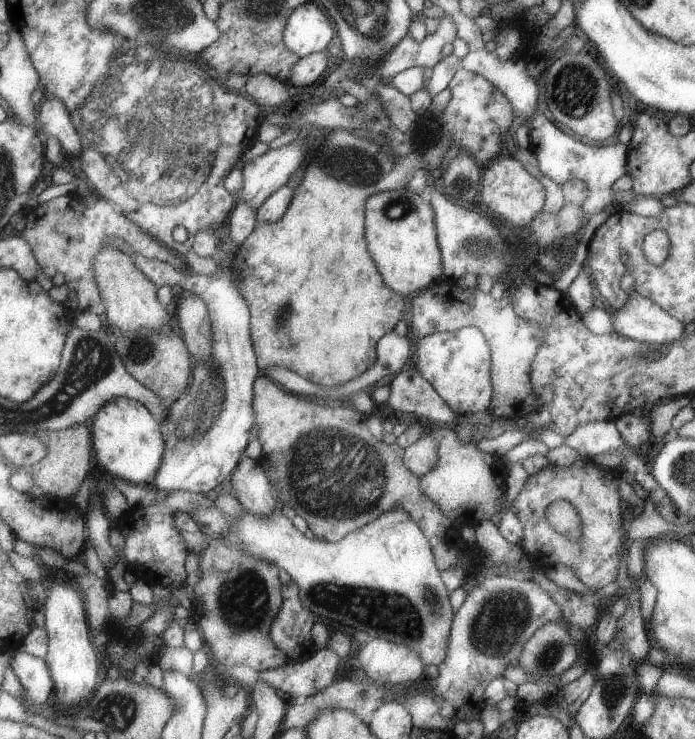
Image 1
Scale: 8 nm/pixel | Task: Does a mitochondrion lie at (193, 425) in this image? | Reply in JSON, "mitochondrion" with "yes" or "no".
{"mitochondrion":"yes"}

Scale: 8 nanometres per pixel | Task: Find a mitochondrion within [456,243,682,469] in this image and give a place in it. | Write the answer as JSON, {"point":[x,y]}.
{"point":[646,354]}

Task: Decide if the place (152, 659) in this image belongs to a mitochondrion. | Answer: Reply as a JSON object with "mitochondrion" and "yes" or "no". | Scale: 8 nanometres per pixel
{"mitochondrion":"no"}

